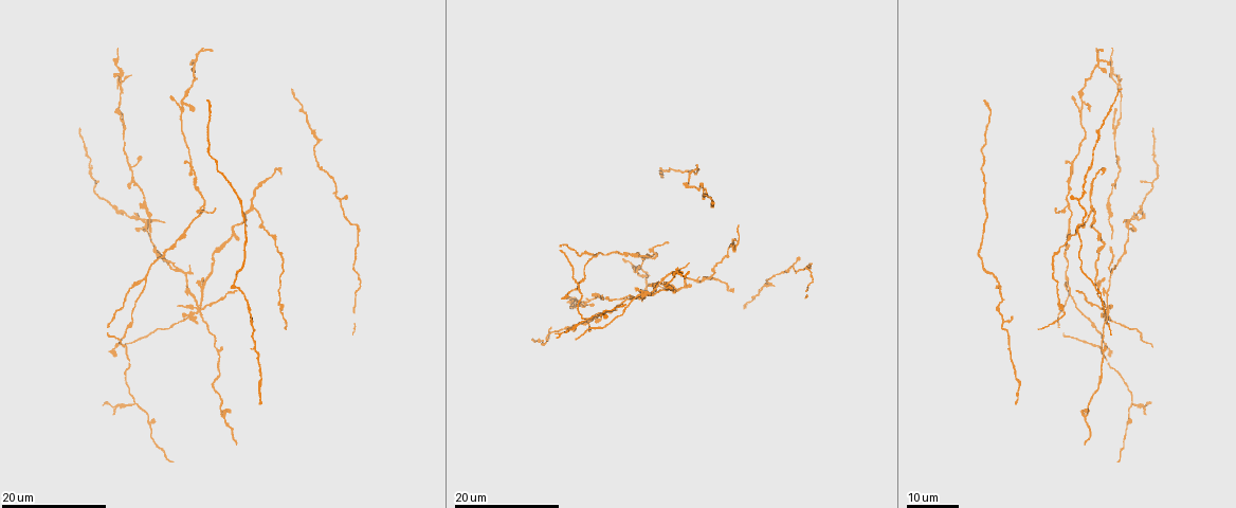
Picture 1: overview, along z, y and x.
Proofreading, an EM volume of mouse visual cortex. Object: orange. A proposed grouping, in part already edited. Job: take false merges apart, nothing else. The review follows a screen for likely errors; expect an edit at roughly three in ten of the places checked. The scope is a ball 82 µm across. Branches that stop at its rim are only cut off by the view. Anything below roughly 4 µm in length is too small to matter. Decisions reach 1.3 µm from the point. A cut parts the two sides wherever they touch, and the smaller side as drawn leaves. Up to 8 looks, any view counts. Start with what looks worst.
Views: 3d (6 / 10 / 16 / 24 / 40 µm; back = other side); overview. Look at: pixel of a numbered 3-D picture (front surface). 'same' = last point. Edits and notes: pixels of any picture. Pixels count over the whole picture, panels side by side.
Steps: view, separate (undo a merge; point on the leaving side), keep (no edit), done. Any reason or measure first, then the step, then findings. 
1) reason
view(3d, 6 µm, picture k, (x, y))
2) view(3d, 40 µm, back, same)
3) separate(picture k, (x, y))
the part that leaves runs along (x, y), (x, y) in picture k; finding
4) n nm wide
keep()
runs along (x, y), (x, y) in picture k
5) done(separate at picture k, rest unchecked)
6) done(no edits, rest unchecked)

four or more arms meet
view(3d, 16 µm, picture 1, (1107, 307))

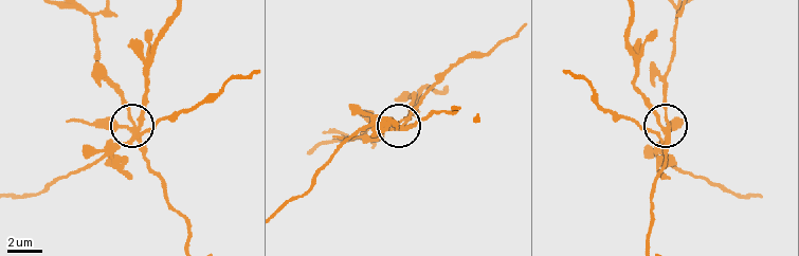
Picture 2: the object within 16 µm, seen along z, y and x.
view(3d, 6 µm, picture 2, (666, 133))

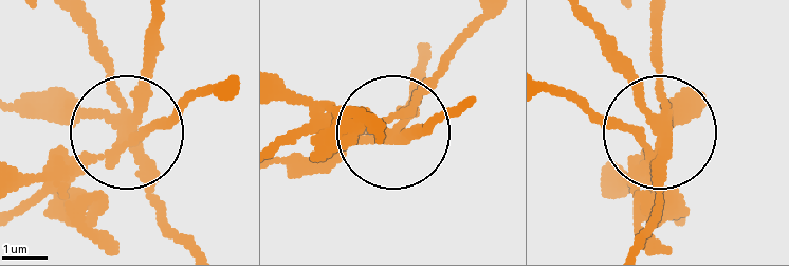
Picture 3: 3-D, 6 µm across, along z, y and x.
240 nm wide
separate(picture 3, (101, 191))
the part that leaves runs along (127, 127), (153, 17) in picture 3; a second neuron is stuck on

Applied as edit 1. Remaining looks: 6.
branch point
view(3d, 24 µm, picture 1, (1069, 207))

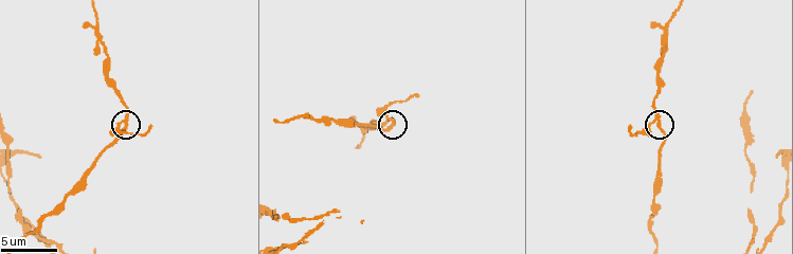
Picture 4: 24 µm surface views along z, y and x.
view(3d, 10 µm, picture 4, (393, 122))

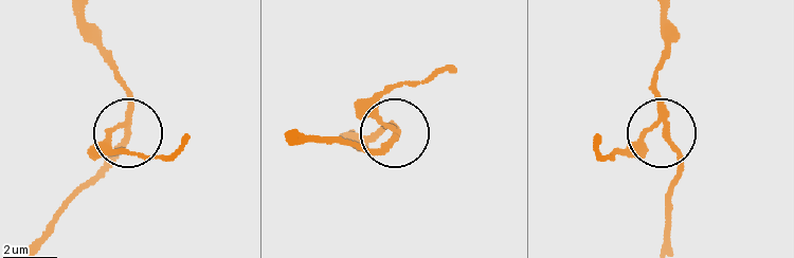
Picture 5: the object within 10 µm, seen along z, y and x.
separate(picture 5, (104, 140))
the part that leaves runs along (126, 113), (112, 137), (120, 149), (161, 159), (185, 133) in picture 5; a second neuron is stuck on

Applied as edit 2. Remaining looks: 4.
view(overview)

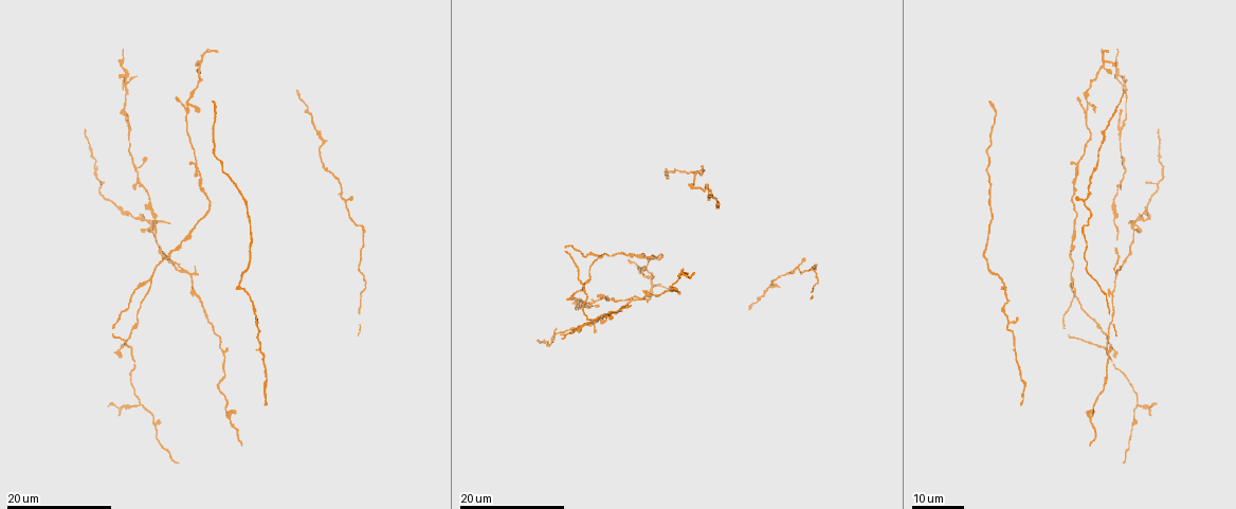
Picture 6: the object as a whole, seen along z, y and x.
three-way junction
view(3d, 24 µm, picture 6, (141, 405))

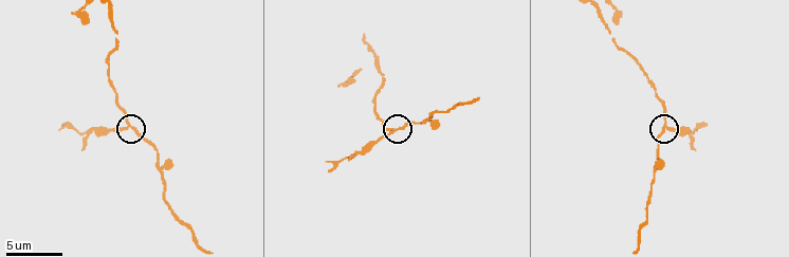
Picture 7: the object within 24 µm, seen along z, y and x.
view(3d, 10 µm, picture 7, (665, 127))

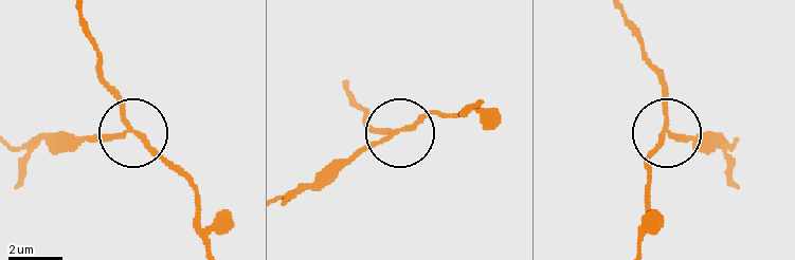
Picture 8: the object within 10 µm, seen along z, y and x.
3 arms
separate(picture 8, (87, 141))
the part that leaves runs along (124, 132), (17, 146) in picture 8; a second neuron is stuck on

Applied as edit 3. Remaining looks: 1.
done(separate at picture 3, separate at picture 5, separate at picture 8, rest unchecked)

